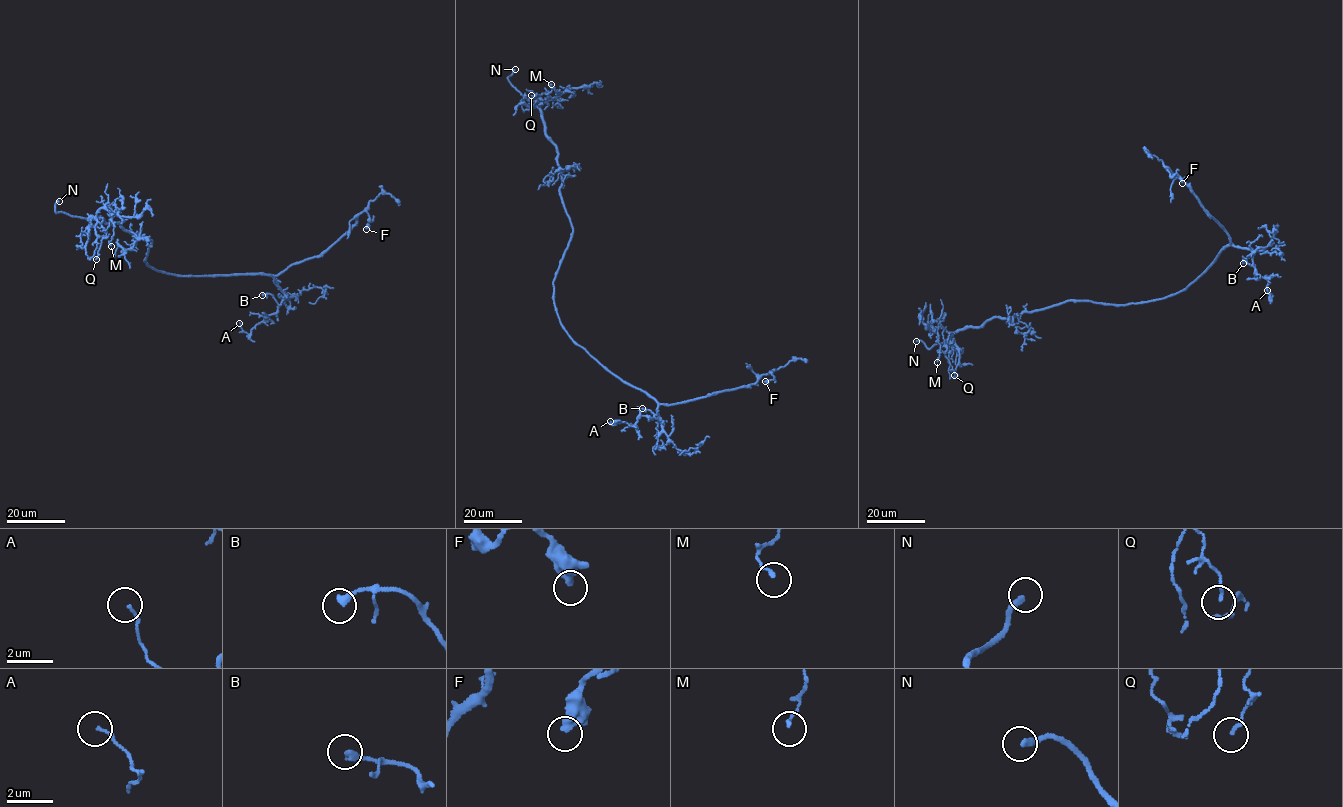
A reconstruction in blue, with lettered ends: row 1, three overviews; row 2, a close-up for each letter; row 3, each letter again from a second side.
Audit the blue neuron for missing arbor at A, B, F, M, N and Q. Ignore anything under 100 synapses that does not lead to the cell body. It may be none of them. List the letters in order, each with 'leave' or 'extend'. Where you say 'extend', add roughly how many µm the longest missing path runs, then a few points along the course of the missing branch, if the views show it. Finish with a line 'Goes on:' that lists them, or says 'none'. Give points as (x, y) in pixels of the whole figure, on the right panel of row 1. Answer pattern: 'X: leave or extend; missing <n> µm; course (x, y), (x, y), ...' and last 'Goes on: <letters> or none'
A: leave
B: leave
F: leave
M: leave
N: extend; missing 30 µm; course (916, 341), (881, 333), (867, 317), (866, 307)
Q: leave
Goes on: N

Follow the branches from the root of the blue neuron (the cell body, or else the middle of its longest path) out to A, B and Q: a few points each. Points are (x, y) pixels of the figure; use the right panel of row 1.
A: (1163, 298), (1186, 289), (1231, 245), (1253, 251), (1256, 277), (1267, 280), (1268, 292), (1272, 297), (1267, 290)
B: (1163, 298), (1186, 289), (1229, 245), (1253, 251), (1252, 264), (1243, 259), (1243, 263)
Q: (1163, 298), (1121, 305), (1065, 301), (957, 330), (947, 340), (945, 353), (954, 375)

